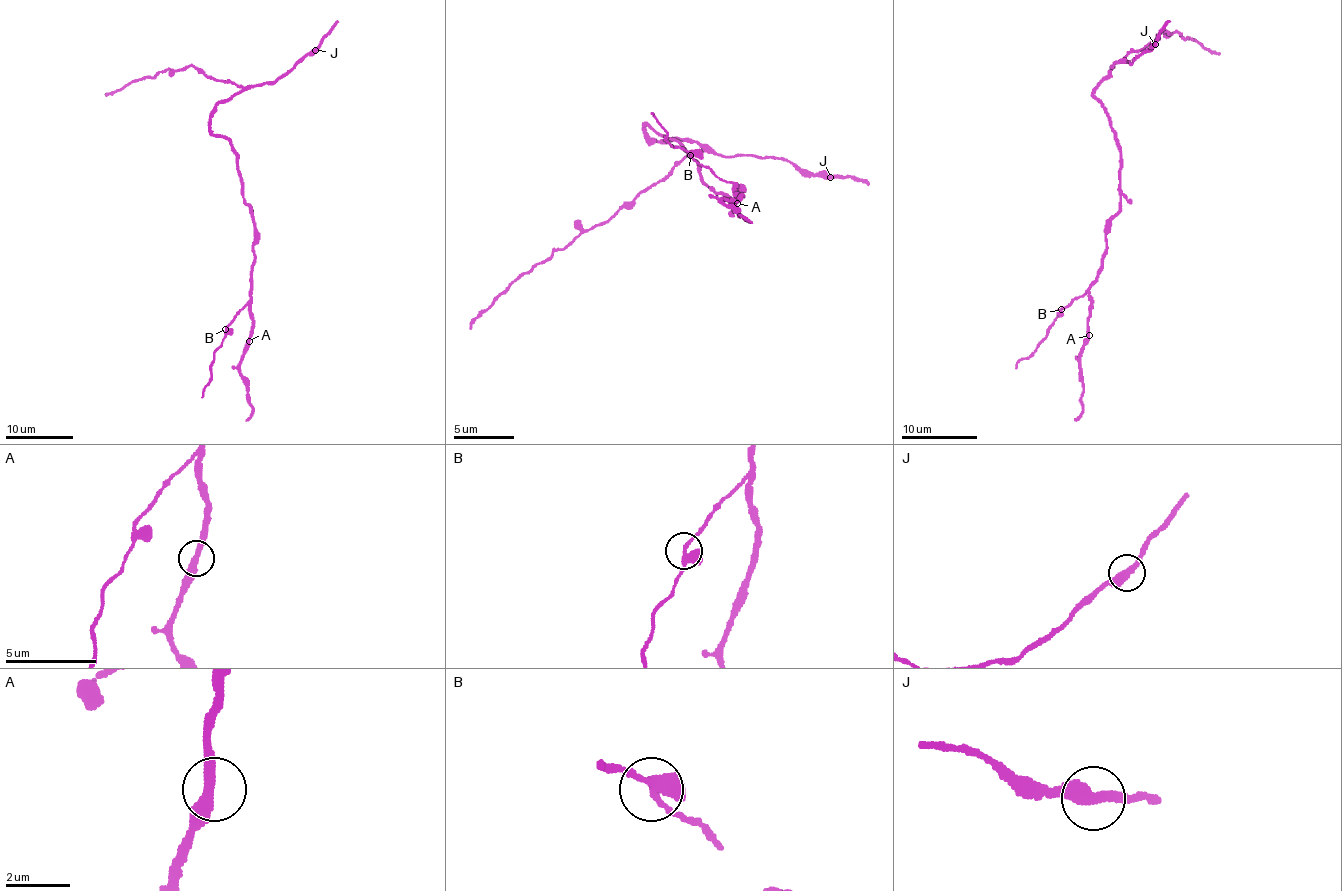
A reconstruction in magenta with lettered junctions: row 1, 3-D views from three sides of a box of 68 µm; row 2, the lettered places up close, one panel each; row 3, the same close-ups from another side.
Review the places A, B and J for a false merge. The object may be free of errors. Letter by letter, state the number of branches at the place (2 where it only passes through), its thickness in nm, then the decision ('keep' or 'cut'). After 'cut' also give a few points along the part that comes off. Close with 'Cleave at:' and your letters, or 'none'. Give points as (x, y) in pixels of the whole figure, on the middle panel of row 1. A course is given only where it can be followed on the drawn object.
A: 2 branches meet; 340 nm thick; keep
B: 2 branches meet; 400 nm thick; keep
J: 2 branches meet; 400 nm thick; keep
Cleave at: none

